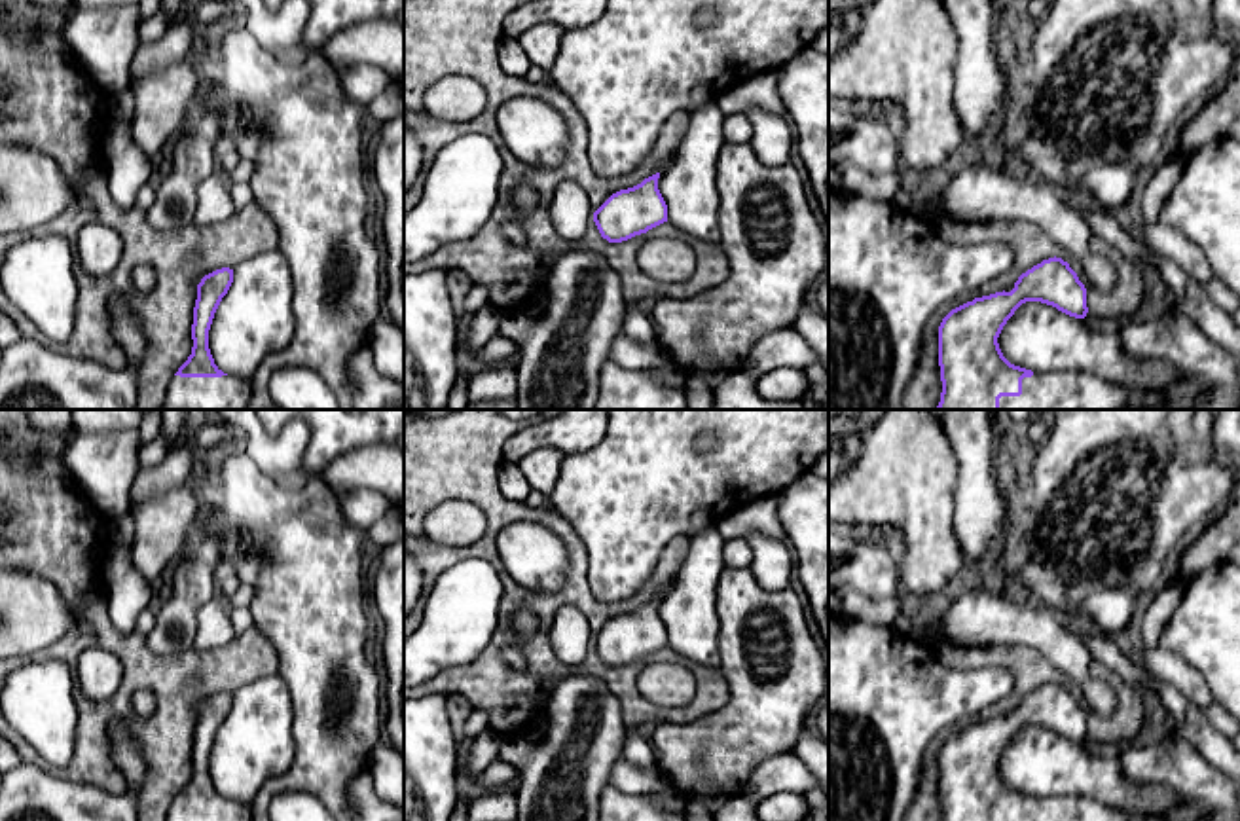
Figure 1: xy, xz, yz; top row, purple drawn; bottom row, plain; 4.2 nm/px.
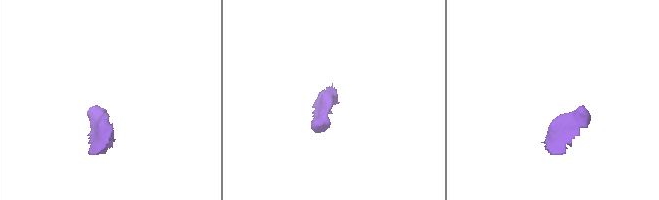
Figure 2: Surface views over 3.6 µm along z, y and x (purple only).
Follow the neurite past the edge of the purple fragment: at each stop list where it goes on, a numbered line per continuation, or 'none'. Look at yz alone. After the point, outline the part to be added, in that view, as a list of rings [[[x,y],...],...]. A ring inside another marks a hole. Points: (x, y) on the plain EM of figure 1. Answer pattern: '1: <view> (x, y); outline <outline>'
1: yz (1208, 795); outline [[[1170,728],[1158,741],[1134,743],[1121,755],[1121,772],[1136,783],[1162,783],[1183,802],[1166,815],[1121,813],[1109,804],[1085,794],[1045,794],[1022,804],[1020,821],[1240,821],[1240,783],[1213,768],[1179,732]]]

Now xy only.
1: xy (228, 810); outline [[[237,800],[180,802],[169,808],[167,821],[252,821],[252,808]]]

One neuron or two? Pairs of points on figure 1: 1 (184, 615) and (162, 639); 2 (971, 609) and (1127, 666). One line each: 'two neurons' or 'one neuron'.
1: one neuron
2: two neurons

